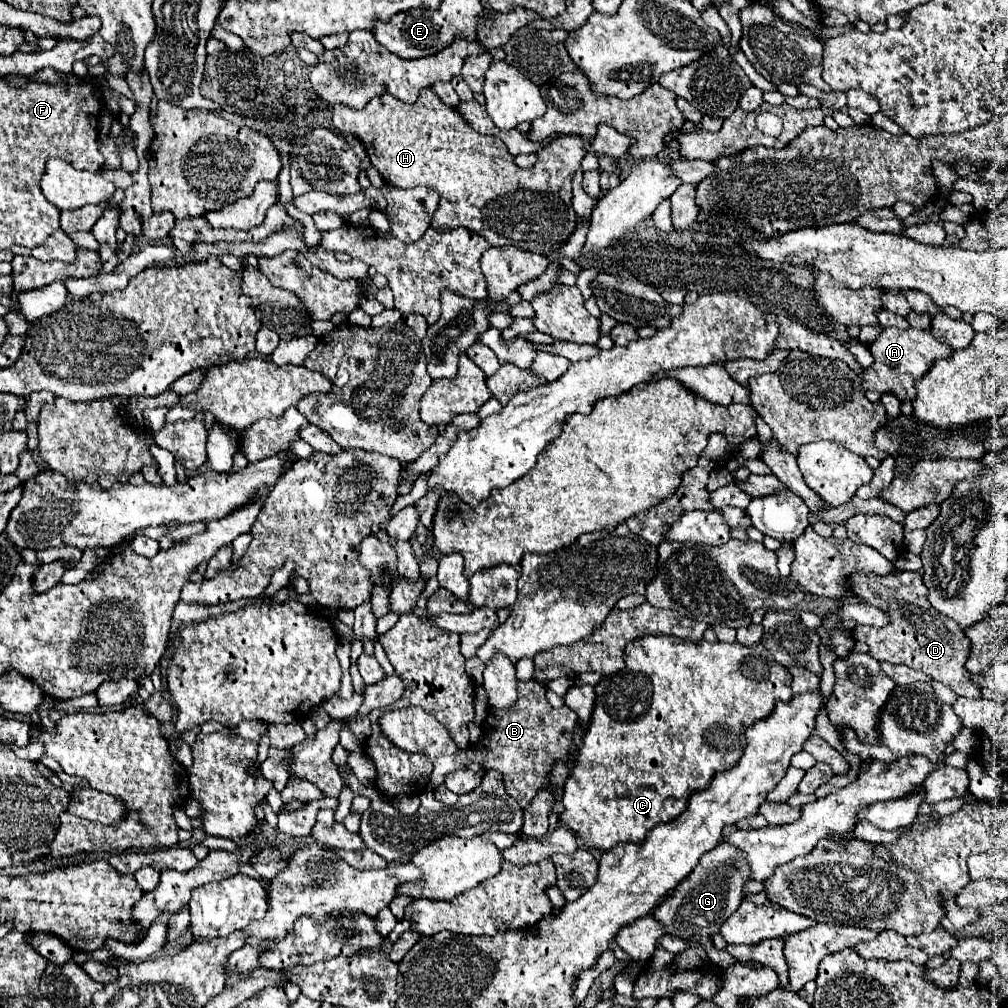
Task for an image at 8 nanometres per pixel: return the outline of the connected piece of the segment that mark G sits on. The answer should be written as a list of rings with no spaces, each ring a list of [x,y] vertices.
[[[722,841],[718,847],[702,855],[692,873],[682,879],[682,883],[674,889],[674,893],[654,911],[654,917],[666,925],[668,935],[678,935],[682,939],[690,939],[692,935],[706,933],[710,929],[710,937],[718,933],[722,923],[738,909],[744,899],[744,885],[750,879],[750,865],[734,845]]]

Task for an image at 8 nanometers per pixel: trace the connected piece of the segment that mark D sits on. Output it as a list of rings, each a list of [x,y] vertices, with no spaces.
[[[892,571],[884,577],[856,573],[852,577],[852,593],[862,597],[866,603],[876,605],[890,613],[892,623],[886,627],[856,627],[854,637],[870,647],[870,655],[878,661],[888,661],[894,665],[914,667],[936,681],[948,685],[956,695],[966,699],[980,699],[980,685],[972,681],[972,673],[966,669],[966,659],[970,655],[970,639],[964,631],[958,631],[958,623],[950,621],[946,615],[938,613],[928,601],[928,589],[922,583],[920,573]]]

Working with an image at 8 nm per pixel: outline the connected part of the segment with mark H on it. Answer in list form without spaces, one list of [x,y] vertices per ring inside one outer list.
[[[426,87],[426,89],[420,91],[420,97],[416,99],[416,103],[404,103],[404,101],[400,101],[400,99],[394,97],[394,95],[382,95],[382,97],[374,97],[374,99],[366,105],[366,109],[362,109],[362,111],[356,111],[356,109],[338,105],[338,107],[332,109],[332,113],[334,113],[334,127],[336,127],[336,131],[340,131],[340,133],[348,133],[348,131],[350,131],[354,137],[358,137],[358,139],[364,141],[366,153],[368,153],[368,157],[370,157],[370,163],[380,171],[380,175],[386,179],[388,185],[402,187],[402,189],[406,189],[406,187],[418,187],[418,185],[420,185],[420,187],[430,187],[430,189],[438,189],[438,191],[440,191],[440,195],[442,195],[442,197],[440,197],[440,205],[438,205],[438,211],[434,213],[434,219],[432,219],[432,227],[434,227],[434,229],[456,229],[456,227],[464,227],[464,229],[470,229],[472,233],[482,235],[482,237],[484,237],[490,245],[494,245],[494,247],[504,247],[504,245],[512,245],[512,243],[514,243],[518,249],[532,251],[532,253],[540,253],[540,255],[548,255],[548,253],[552,253],[552,251],[560,251],[560,249],[566,245],[566,241],[568,241],[568,237],[572,235],[572,231],[576,229],[576,213],[574,213],[571,205],[572,179],[576,171],[580,169],[582,159],[586,157],[586,149],[582,149],[582,145],[584,145],[586,141],[584,141],[582,137],[568,135],[568,137],[558,137],[558,139],[550,141],[546,147],[542,147],[542,149],[538,151],[538,161],[536,161],[536,165],[534,165],[532,169],[520,169],[520,167],[516,167],[514,157],[508,153],[506,145],[504,145],[498,137],[476,133],[476,131],[462,119],[462,115],[458,113],[458,109],[442,103],[440,97],[438,97],[430,87]]]

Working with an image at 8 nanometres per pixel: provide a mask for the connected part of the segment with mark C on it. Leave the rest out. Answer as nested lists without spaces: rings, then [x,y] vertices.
[[[644,635],[640,639],[634,639],[626,645],[624,649],[624,673],[616,675],[616,679],[612,677],[612,681],[606,677],[600,679],[600,683],[594,687],[596,693],[596,701],[594,701],[594,711],[592,711],[592,719],[586,727],[586,733],[582,737],[582,745],[578,747],[576,753],[576,763],[564,783],[562,789],[562,805],[564,811],[560,813],[560,821],[572,829],[574,833],[578,833],[582,837],[582,841],[588,847],[596,847],[596,849],[610,849],[618,843],[642,843],[646,833],[666,821],[676,819],[688,805],[688,799],[692,793],[702,791],[708,787],[708,783],[712,781],[712,777],[718,771],[730,769],[732,765],[738,763],[738,759],[744,753],[746,747],[746,739],[744,739],[744,731],[754,725],[758,719],[766,719],[776,701],[778,699],[790,699],[792,697],[792,689],[790,689],[790,681],[792,675],[786,671],[786,667],[778,665],[770,653],[758,643],[752,647],[744,647],[740,643],[708,643],[708,641],[700,641],[700,643],[690,643],[690,641],[682,641],[676,637],[656,637],[656,635]]]

